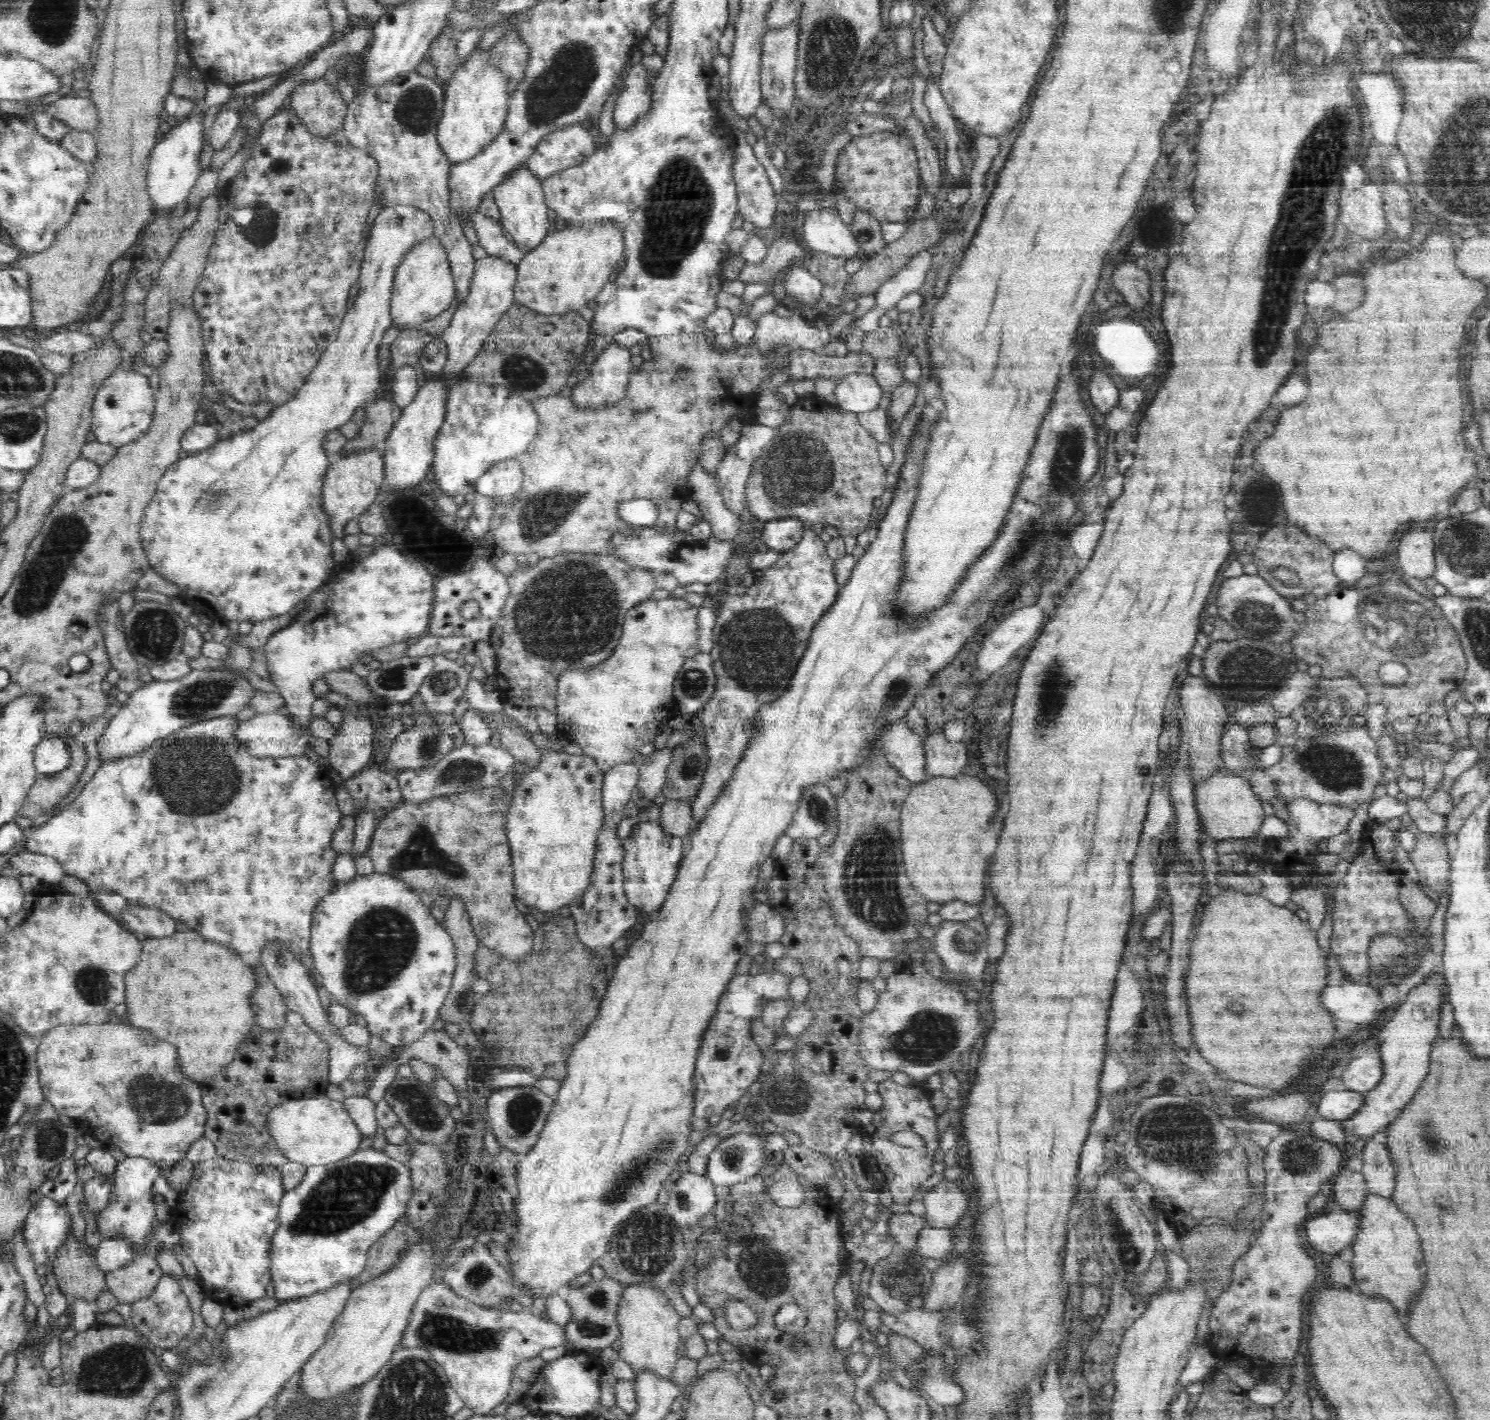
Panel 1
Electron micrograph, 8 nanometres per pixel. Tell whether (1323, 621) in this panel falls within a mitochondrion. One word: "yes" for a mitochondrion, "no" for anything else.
no

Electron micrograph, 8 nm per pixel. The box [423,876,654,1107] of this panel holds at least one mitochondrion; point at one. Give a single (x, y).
(462, 999)

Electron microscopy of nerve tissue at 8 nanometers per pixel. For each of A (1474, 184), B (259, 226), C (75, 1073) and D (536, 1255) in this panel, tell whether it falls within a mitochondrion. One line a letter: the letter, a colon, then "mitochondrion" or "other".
A: mitochondrion
B: mitochondrion
C: other
D: other

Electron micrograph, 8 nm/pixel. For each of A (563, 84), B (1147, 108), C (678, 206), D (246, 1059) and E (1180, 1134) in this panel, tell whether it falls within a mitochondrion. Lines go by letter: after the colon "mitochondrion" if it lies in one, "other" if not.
A: mitochondrion
B: other
C: mitochondrion
D: other
E: mitochondrion

